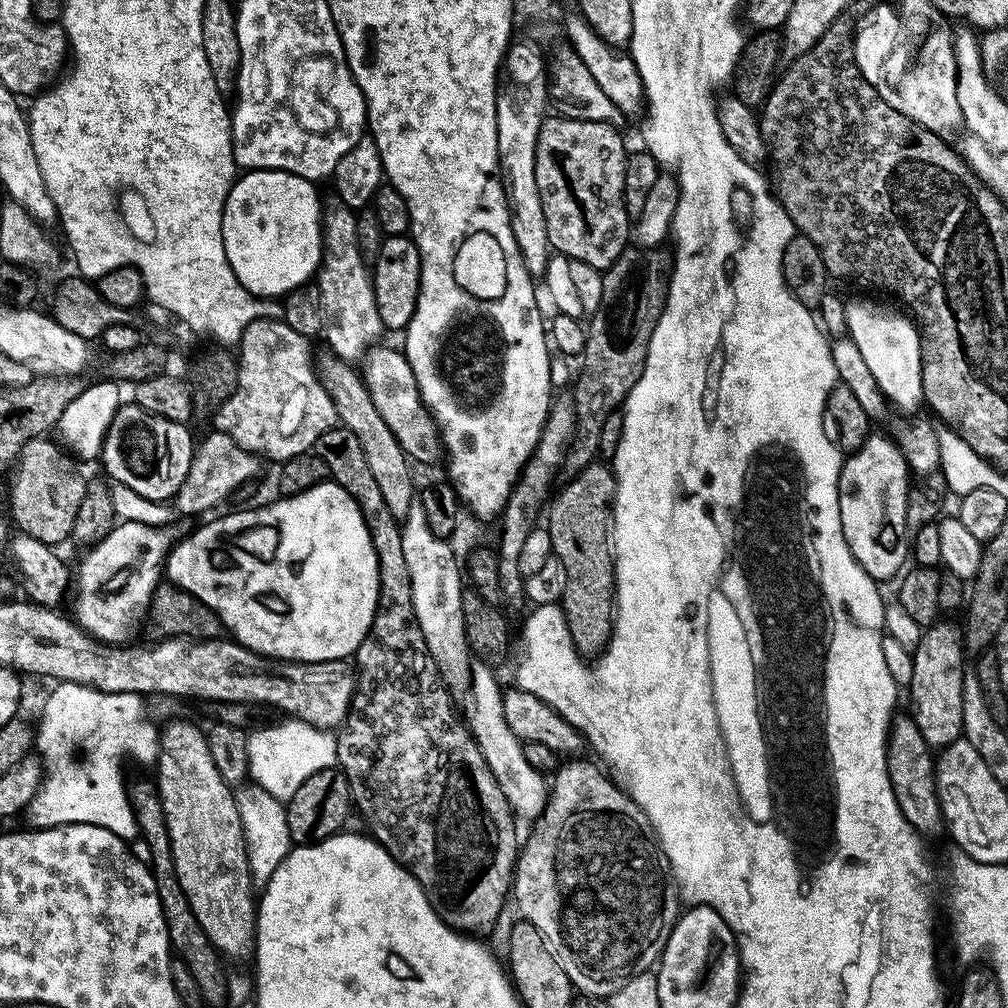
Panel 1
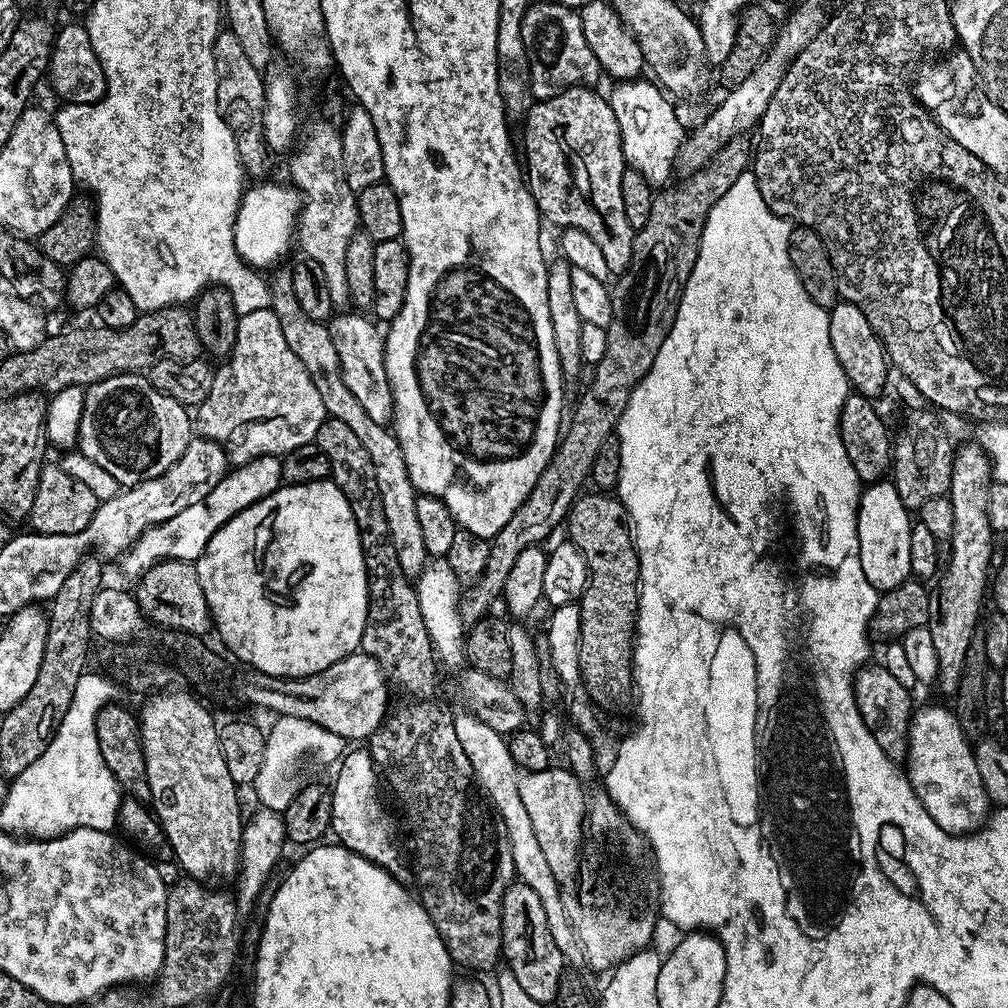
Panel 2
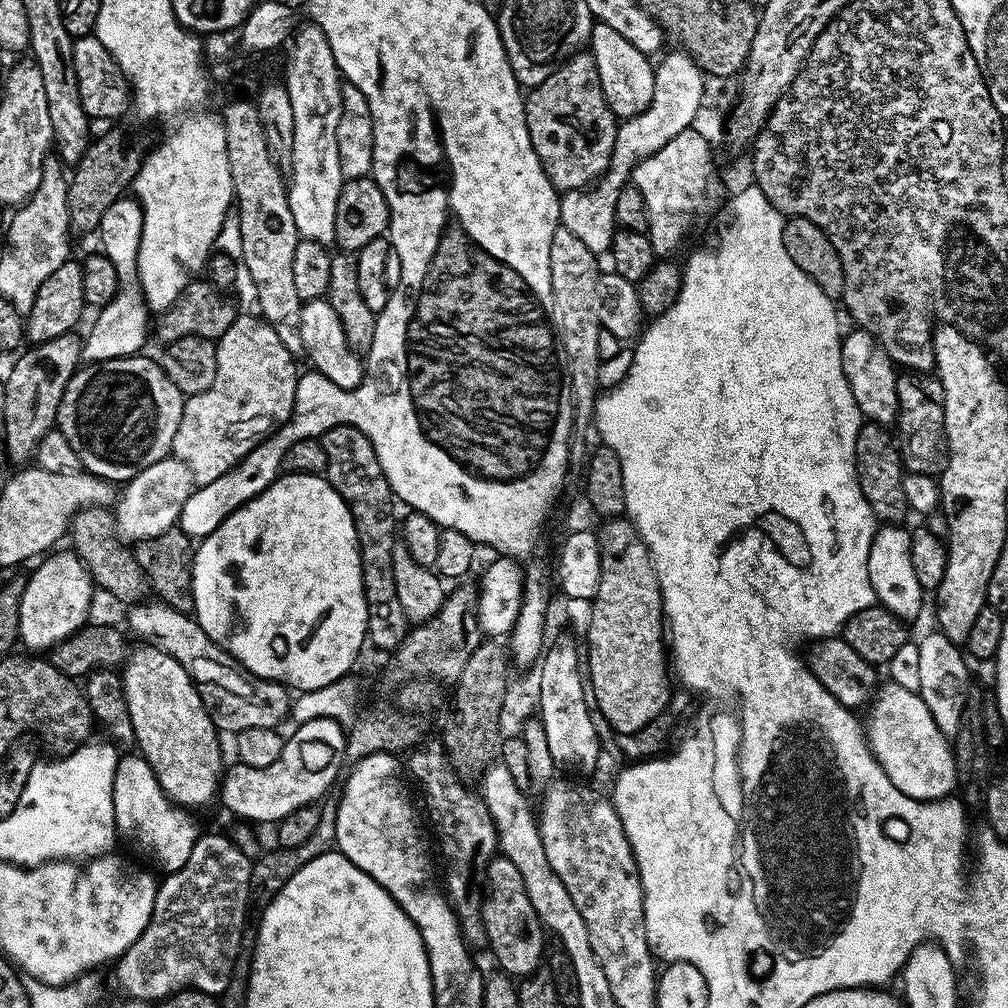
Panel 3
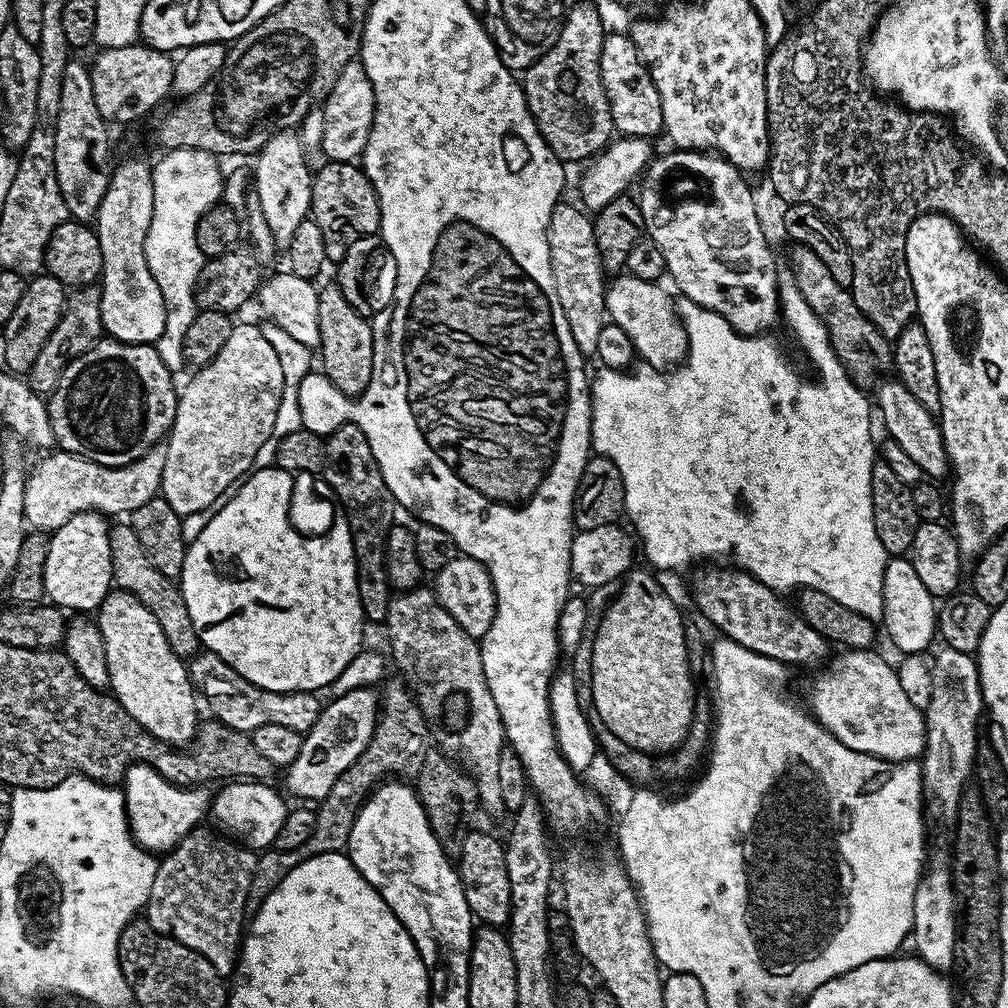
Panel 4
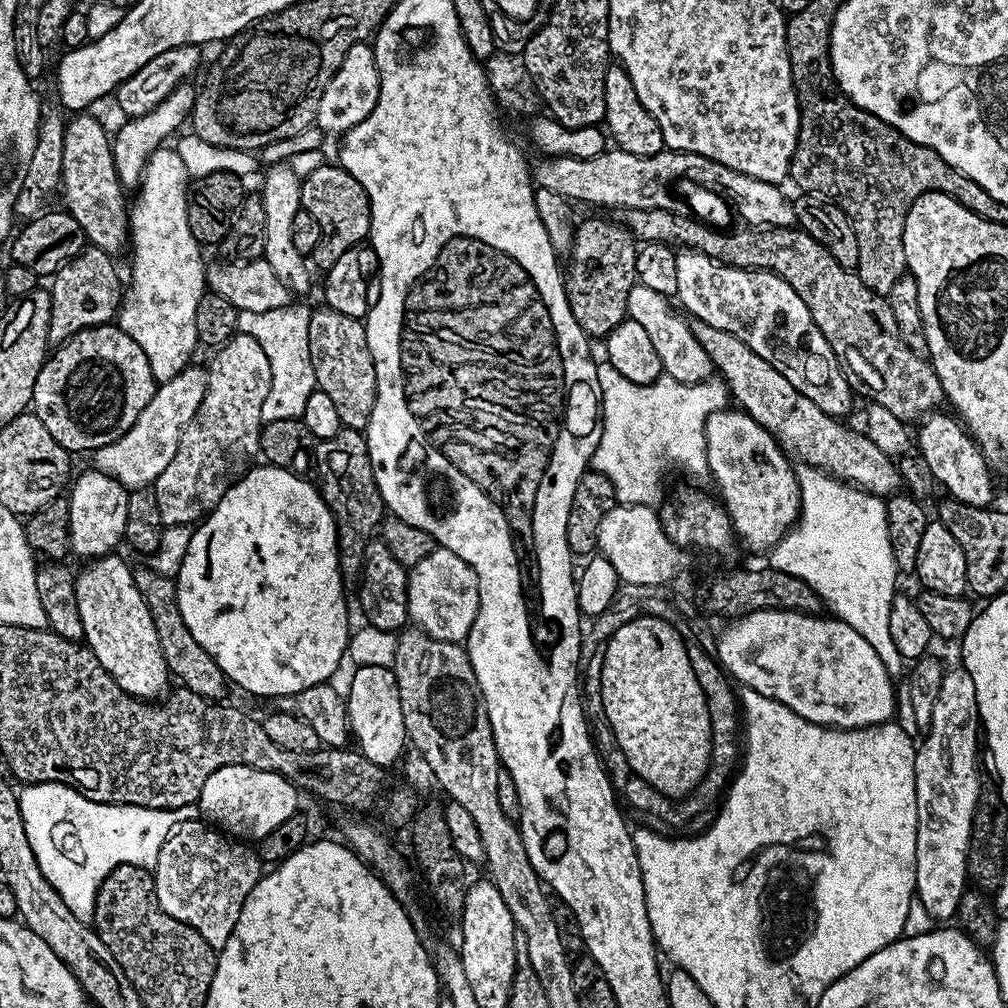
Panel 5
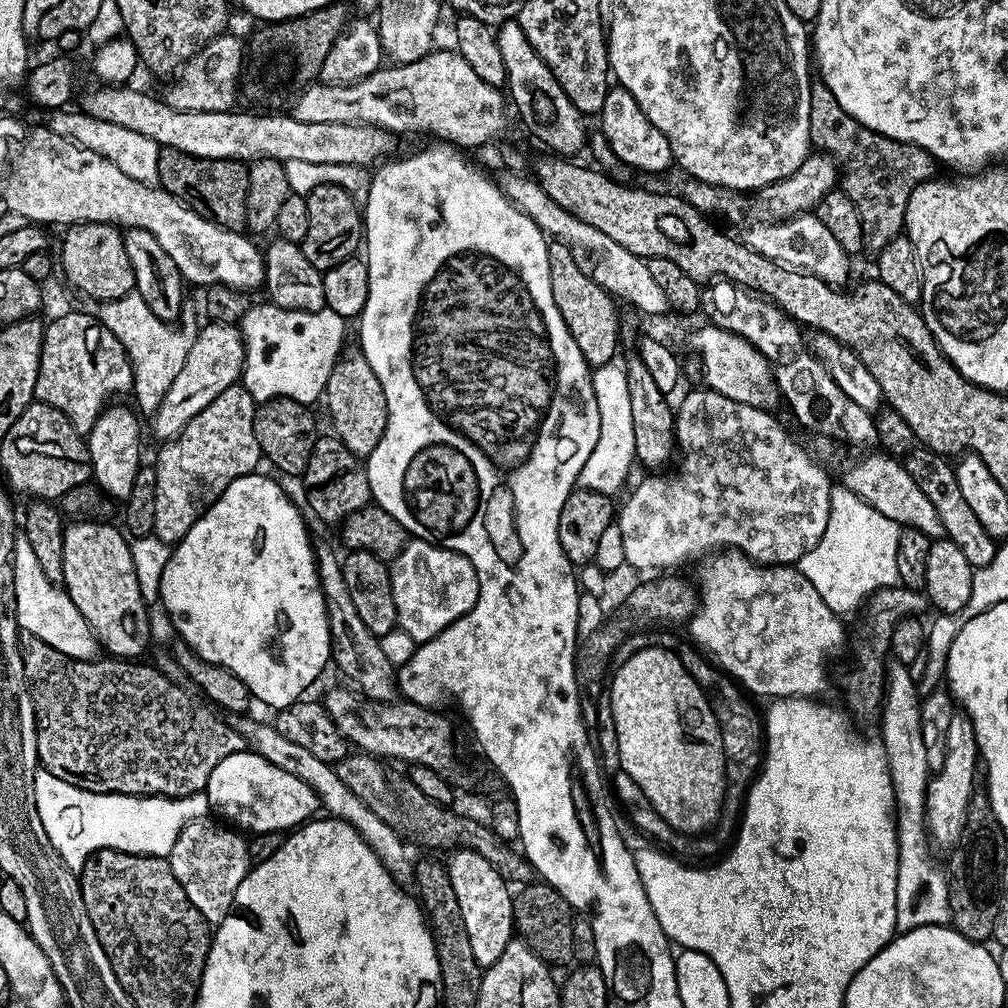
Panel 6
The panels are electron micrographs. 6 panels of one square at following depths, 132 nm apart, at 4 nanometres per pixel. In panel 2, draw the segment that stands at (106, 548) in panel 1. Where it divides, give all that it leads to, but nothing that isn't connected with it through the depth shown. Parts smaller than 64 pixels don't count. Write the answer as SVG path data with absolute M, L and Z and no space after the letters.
M259 456L245 464L237 464L206 494L206 498L201 498L199 502L194 502L186 506L174 518L170 518L161 524L146 529L137 539L133 540L130 547L122 557L124 572L131 578L139 578L150 566L154 566L163 560L199 560L204 548L214 538L214 534L230 518L242 514L250 506L254 506L262 498L274 494L282 486L280 479L280 457L278 456Z

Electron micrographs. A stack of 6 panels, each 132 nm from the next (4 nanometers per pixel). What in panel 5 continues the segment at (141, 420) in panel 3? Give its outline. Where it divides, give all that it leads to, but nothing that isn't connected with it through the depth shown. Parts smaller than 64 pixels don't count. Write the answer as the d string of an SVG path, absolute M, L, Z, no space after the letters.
M109 322L83 328L49 355L38 374L38 382L34 382L30 408L42 426L50 430L50 438L54 438L54 442L61 444L69 454L91 454L97 448L122 438L122 434L138 422L138 414L142 414L146 402L154 398L157 387L158 381L150 370L150 362L146 362L146 354L142 354L142 346L138 346L138 342L134 342L134 338L115 323Z

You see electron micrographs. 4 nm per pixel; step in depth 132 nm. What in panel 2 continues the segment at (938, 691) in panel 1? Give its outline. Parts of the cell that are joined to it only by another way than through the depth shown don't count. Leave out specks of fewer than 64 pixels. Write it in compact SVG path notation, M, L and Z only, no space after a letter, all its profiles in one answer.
M979 443L964 444L961 448L959 445L952 457L952 481L947 495L954 506L954 530L951 538L953 554L948 570L939 573L935 581L936 588L931 589L927 627L930 638L934 638L934 651L938 654L935 683L940 684L948 698L955 697L958 690L958 682L962 678L962 662L966 662L966 649L970 646L970 638L978 635L978 625L982 620L980 611L984 608L984 600L986 604L986 593L990 588L990 573L994 568L994 533L986 514L986 498L988 488L993 483L992 461Z

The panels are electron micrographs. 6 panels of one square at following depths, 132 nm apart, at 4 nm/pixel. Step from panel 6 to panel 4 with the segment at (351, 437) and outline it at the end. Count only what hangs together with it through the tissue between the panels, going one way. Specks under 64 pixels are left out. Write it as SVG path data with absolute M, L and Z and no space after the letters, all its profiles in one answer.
M328 282L318 290L318 330L322 366L331 384L348 398L359 397L373 376L373 330L371 321L359 315L339 287Z

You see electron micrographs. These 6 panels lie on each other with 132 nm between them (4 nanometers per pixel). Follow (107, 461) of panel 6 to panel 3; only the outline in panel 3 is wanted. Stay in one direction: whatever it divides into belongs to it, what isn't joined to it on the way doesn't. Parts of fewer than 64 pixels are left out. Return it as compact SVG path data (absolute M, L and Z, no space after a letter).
M60 551L45 555L39 561L41 564L25 582L21 609L18 610L18 640L21 645L24 643L32 654L47 653L65 638L75 634L79 628L83 628L90 620L88 611L92 608L92 588L94 589L92 576L75 551Z

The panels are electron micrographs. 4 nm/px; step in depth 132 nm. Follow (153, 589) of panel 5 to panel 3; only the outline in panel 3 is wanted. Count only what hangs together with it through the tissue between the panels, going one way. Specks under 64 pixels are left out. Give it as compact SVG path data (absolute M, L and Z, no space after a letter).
M107 507L81 508L72 517L70 525L71 547L88 567L88 572L97 585L100 584L112 596L127 602L140 602L149 591L148 579L138 566L133 549L121 540L116 530L116 519Z

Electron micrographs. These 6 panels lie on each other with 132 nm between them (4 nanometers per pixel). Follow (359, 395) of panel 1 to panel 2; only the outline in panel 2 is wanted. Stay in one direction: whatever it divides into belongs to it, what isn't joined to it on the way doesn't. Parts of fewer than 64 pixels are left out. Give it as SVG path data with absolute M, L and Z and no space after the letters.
M280 266L272 274L271 309L274 314L278 314L278 322L282 326L286 343L289 344L290 350L294 350L298 362L306 366L310 382L314 382L318 395L322 397L325 413L333 420L346 422L346 426L350 426L350 430L354 430L354 435L362 441L362 446L366 446L366 454L370 454L370 463L374 465L374 478L378 478L378 494L382 498L382 511L386 513L386 530L394 546L394 554L398 554L398 562L405 574L413 578L419 577L420 571L430 557L426 550L426 542L422 542L422 529L418 523L416 511L418 493L408 477L406 458L402 458L402 446L396 441L396 433L385 425L374 422L374 418L370 418L370 414L362 410L358 398L350 394L350 389L342 378L338 352L334 350L334 340L328 333L328 324L310 318L310 314L306 314L306 310L298 306L298 298L294 298L291 271L287 267Z

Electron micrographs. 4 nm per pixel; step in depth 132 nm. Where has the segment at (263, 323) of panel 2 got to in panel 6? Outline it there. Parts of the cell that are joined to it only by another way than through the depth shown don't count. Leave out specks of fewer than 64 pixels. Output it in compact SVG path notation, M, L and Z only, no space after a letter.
M243 383L231 384L206 410L202 410L180 431L175 440L163 445L160 457L154 461L156 481L158 482L158 498L154 498L154 535L169 546L175 546L188 533L190 526L198 522L208 507L234 482L234 478L251 476L262 464L258 438L254 434L254 418L258 404L252 400L251 394Z

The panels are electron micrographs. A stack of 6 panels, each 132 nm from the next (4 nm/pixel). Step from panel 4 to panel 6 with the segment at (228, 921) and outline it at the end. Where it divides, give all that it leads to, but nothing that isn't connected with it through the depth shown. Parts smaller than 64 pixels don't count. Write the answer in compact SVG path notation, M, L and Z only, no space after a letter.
M201 818L183 828L166 859L188 900L209 923L217 924L232 910L233 896L248 873L251 860L247 839L241 833L220 828L210 821Z

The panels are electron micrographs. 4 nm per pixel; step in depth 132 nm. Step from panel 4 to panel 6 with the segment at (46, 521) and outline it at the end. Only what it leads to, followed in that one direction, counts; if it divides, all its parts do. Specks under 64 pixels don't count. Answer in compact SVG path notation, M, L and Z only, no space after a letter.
M205 323L205 328L195 333L190 350L186 354L186 362L182 362L182 370L178 378L170 384L170 390L162 398L156 412L151 413L152 432L160 442L175 440L187 424L192 421L222 390L241 379L244 371L244 340L240 329L235 324Z

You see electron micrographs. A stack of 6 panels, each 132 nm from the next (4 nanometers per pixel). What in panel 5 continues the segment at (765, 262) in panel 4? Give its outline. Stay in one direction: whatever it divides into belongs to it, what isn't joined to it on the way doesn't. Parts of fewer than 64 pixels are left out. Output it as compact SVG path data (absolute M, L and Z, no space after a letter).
M680 250L676 261L678 290L675 299L680 300L679 307L691 319L706 322L706 326L714 326L714 330L734 334L746 342L758 358L766 358L766 362L770 362L770 366L774 366L774 370L778 370L794 390L810 398L818 410L827 416L847 417L854 399L848 377L834 350L830 350L830 342L826 342L822 330L818 330L810 318L806 302L798 298L790 282L769 271L751 272L749 268L722 264L711 260L704 252Z

